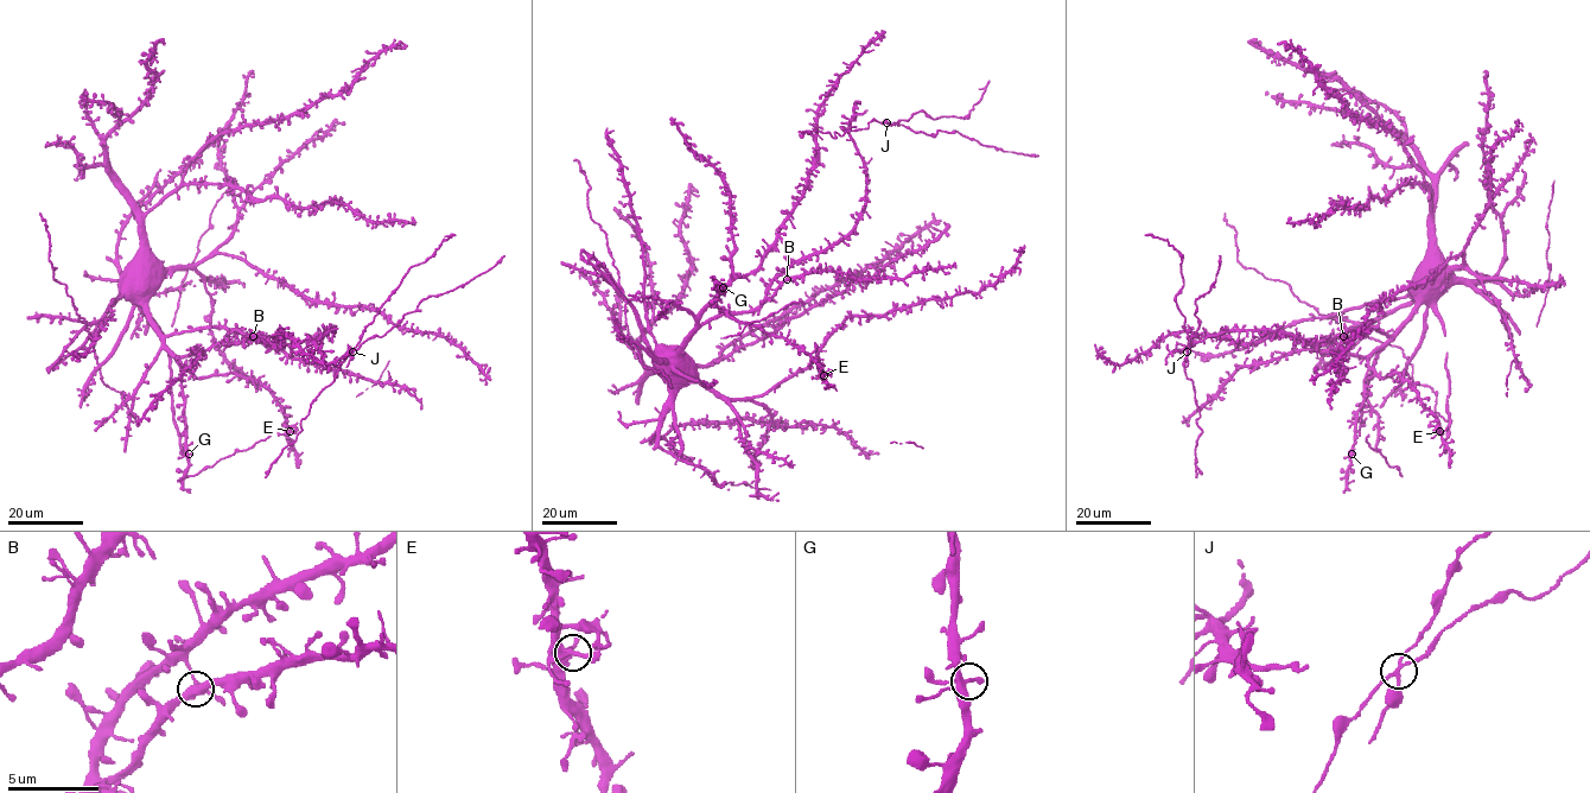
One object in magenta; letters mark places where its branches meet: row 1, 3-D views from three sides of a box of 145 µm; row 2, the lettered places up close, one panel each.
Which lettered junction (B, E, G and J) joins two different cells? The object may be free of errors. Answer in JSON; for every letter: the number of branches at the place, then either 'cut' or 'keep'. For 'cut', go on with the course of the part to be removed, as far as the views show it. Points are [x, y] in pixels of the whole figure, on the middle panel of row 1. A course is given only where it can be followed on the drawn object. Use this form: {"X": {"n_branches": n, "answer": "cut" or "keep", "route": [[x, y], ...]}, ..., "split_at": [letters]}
{"B": {"n_branches": 4, "answer": "keep"}, "E": {"n_branches": 4, "answer": "keep"}, "G": {"n_branches": 4, "answer": "keep"}, "J": {"n_branches": 4, "answer": "cut", "route": [[886, 122], [908, 120], [922, 110], [936, 119], [965, 118], [989, 81]]}, "split_at": ["J"]}

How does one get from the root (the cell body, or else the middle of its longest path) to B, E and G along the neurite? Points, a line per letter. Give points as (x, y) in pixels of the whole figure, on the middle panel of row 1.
B: (672, 356), (699, 327), (725, 313), (754, 311), (787, 279)
E: (672, 356), (700, 313), (714, 304), (739, 321), (799, 346), (824, 375)
G: (672, 356), (723, 287)

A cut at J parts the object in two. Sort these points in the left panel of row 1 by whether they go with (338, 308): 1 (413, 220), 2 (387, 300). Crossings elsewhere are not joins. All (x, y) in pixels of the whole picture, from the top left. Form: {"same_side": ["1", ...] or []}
{"same_side": ["1"]}

